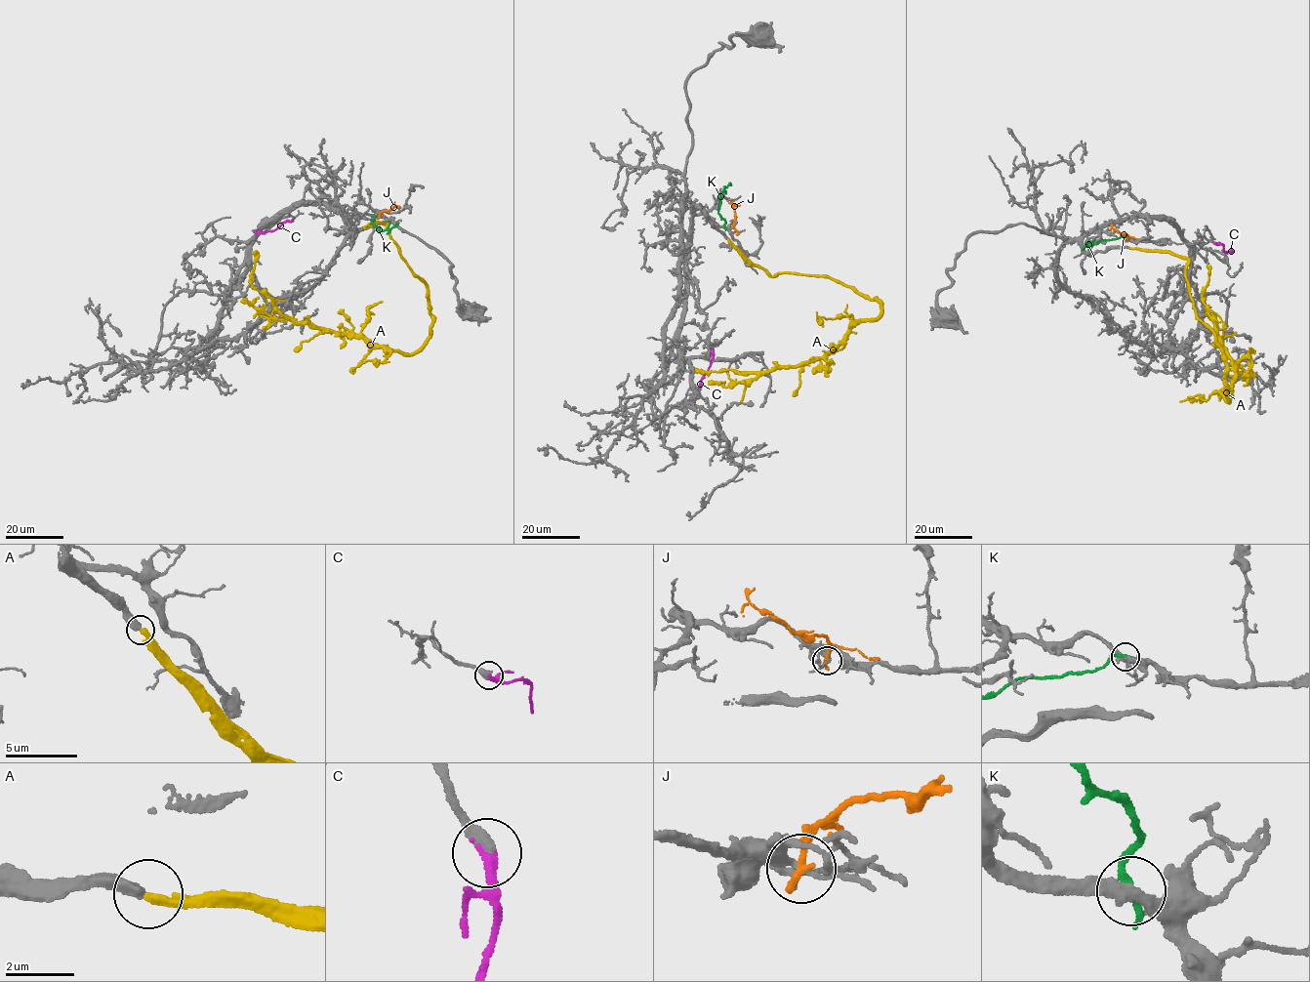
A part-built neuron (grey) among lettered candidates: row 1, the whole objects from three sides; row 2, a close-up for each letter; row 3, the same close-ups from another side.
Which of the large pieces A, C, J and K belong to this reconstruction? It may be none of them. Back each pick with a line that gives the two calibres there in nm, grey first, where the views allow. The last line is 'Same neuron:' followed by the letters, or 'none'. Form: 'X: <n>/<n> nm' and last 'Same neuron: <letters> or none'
A: 440/320 nm
C: 400/340 nm
Same neuron: A, C

